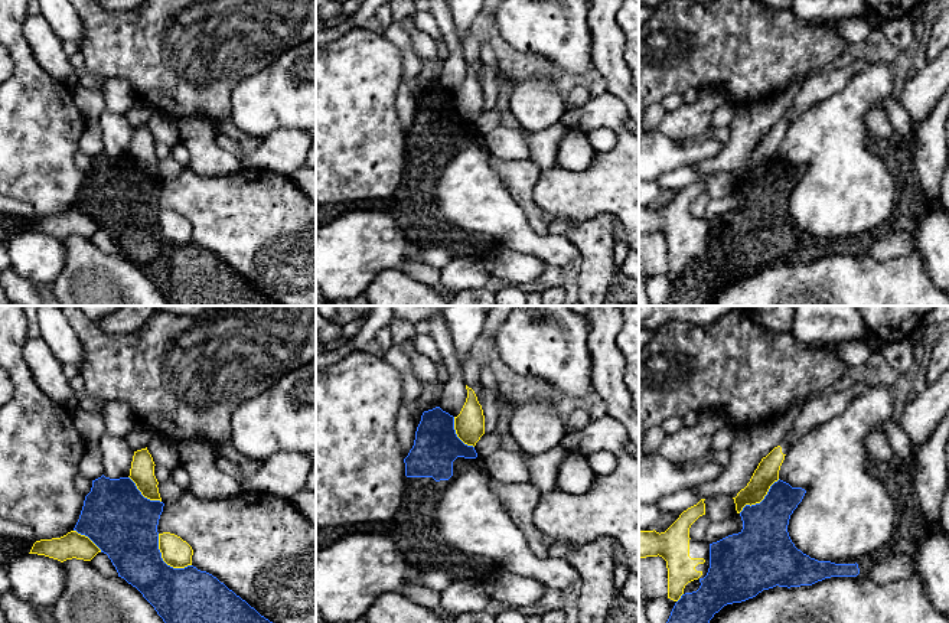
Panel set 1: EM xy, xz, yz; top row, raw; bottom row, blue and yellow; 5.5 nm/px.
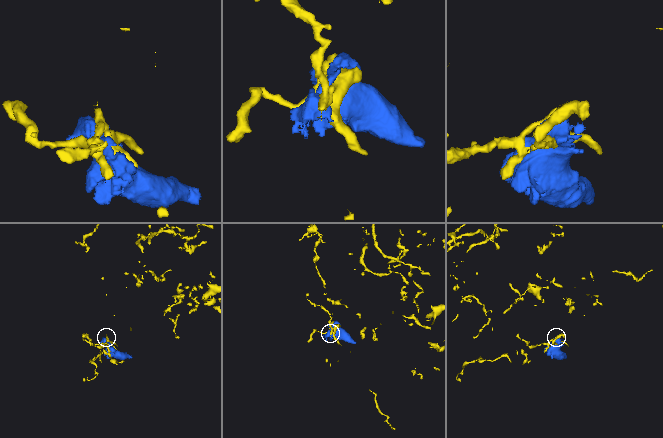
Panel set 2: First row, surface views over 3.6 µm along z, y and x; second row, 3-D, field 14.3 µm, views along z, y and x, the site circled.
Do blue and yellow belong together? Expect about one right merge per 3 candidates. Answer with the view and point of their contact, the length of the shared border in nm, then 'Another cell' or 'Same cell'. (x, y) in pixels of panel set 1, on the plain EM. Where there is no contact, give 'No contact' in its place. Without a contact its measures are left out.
Touches blue at xy (163, 238). Shared border 260 nm. Another cell

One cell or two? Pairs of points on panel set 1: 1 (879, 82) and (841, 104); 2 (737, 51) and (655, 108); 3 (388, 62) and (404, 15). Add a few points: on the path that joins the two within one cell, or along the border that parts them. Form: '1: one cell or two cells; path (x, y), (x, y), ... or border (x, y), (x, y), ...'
1: one cell; path (870, 85), (850, 104)
2: two cells; border (654, 101), (661, 103)
3: two cells; border (381, 33), (395, 43), (403, 54), (403, 78)

